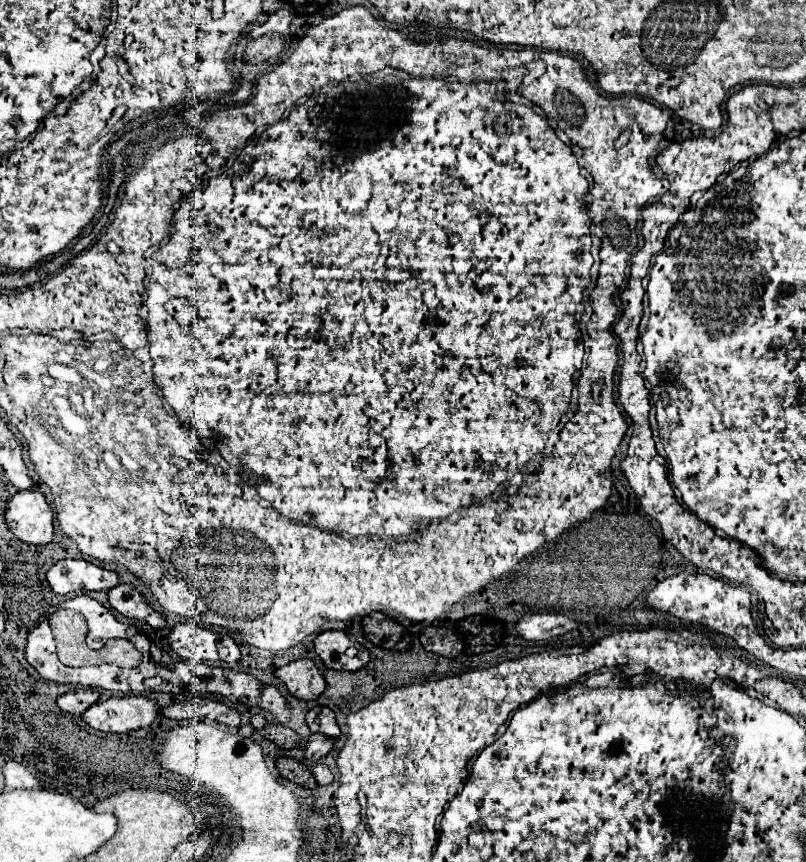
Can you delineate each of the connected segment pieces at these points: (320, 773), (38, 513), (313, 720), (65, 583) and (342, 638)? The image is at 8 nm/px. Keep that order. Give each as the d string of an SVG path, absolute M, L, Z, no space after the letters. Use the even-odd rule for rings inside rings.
M318 763L318 765L314 765L314 767L312 767L312 773L314 773L314 777L316 777L318 785L330 785L330 783L334 781L334 775L332 775L332 771L330 771L330 767L328 767L328 765Z
M38 489L18 491L8 503L6 521L14 537L24 543L46 545L54 537L54 513Z
M316 705L306 713L306 723L312 733L324 733L330 737L340 737L340 727L336 723L336 715L326 705Z
M62 559L46 575L58 595L76 591L108 591L120 583L116 571L108 571L84 559Z
M324 631L314 641L316 653L322 657L324 665L328 669L338 671L358 671L370 661L370 651L356 643L346 631ZM356 647L358 653L354 657L348 655L348 651Z

